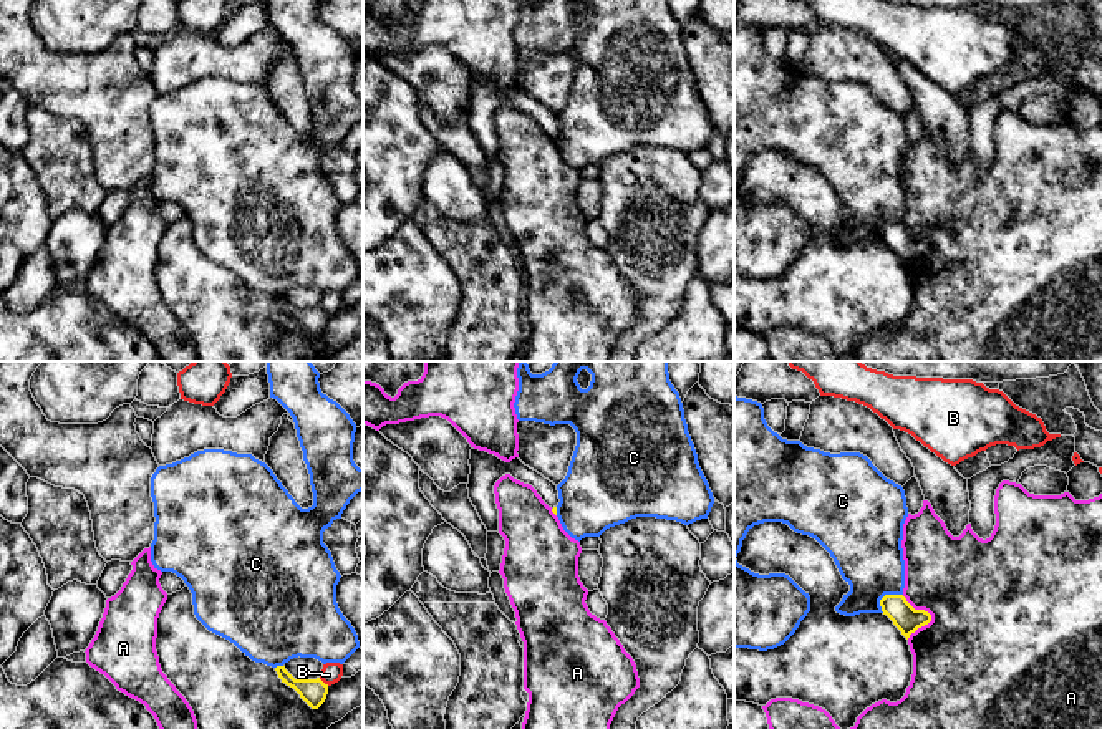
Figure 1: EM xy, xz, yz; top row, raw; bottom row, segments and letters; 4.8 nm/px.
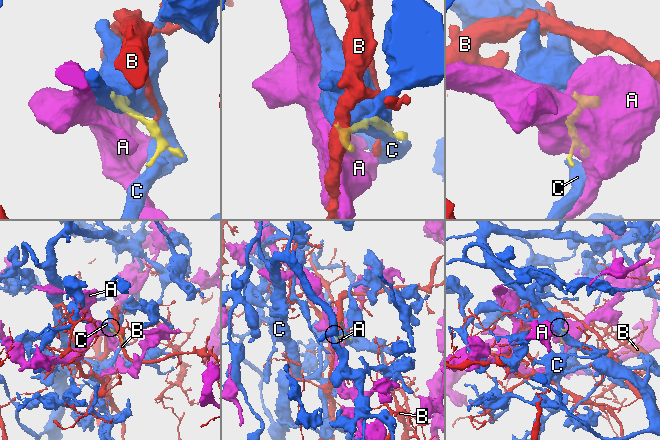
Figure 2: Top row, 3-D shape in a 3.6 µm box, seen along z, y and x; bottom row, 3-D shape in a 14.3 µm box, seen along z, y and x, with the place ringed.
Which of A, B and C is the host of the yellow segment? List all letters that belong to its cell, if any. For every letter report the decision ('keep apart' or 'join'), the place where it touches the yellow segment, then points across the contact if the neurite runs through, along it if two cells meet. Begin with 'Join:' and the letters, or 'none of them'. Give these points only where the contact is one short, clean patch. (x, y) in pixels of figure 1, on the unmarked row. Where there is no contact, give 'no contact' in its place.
Join: none of them
A: keep apart; meets yellow in yz at (930, 244)
B: keep apart; meets yellow in xy at (322, 310); border along xy (318, 307), (328, 313)
C: keep apart; meets yellow in yz at (885, 224)

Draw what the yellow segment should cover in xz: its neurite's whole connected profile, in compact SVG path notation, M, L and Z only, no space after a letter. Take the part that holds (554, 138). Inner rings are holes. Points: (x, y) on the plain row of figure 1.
M472 76L469 94L469 128L487 161L499 161L499 138L495 133L494 114L505 103L510 103L514 108L532 114L557 144L557 134L560 131L557 114L537 99L525 94L519 86L505 91L494 83Z

